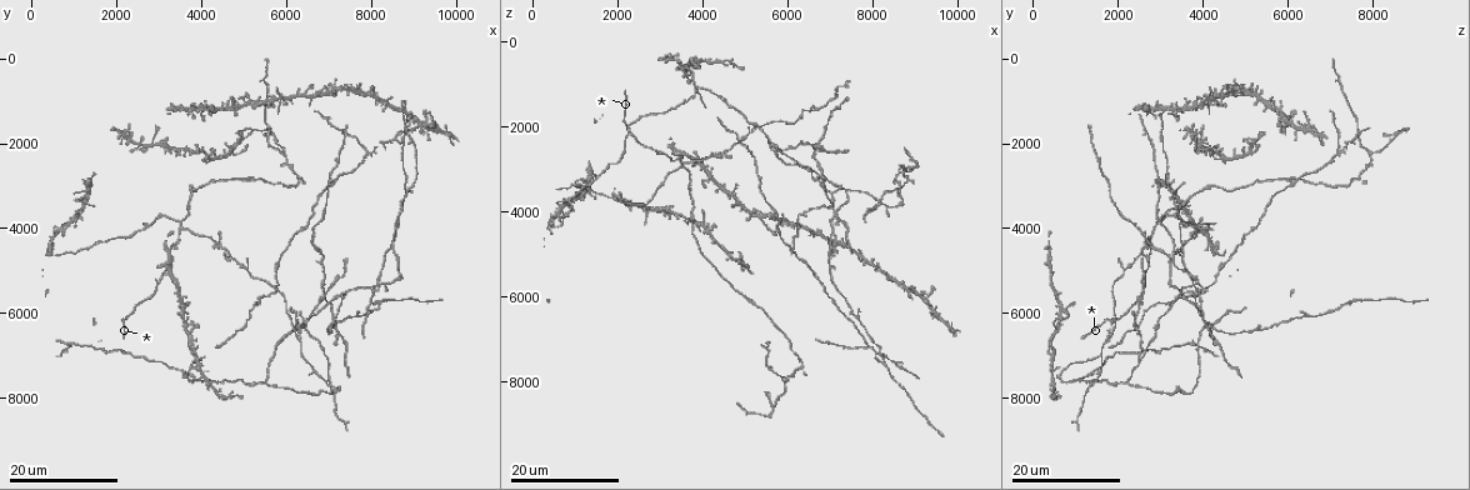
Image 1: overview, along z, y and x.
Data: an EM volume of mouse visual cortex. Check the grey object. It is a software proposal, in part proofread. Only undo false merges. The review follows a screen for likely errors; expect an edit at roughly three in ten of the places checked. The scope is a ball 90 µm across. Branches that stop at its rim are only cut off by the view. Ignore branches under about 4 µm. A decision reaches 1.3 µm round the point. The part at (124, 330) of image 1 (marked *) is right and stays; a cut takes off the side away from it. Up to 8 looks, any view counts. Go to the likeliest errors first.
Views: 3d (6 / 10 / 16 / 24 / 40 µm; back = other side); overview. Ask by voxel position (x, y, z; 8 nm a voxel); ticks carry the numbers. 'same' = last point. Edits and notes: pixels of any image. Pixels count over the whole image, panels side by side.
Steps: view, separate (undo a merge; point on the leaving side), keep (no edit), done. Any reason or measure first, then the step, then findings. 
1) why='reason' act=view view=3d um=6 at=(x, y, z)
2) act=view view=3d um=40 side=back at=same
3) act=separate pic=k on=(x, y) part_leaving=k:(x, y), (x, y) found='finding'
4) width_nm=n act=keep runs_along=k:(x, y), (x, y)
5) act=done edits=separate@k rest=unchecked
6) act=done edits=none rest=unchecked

why='small branch off a trunk' act=view view=3d um=24 at=(7350, 5450, 3500)

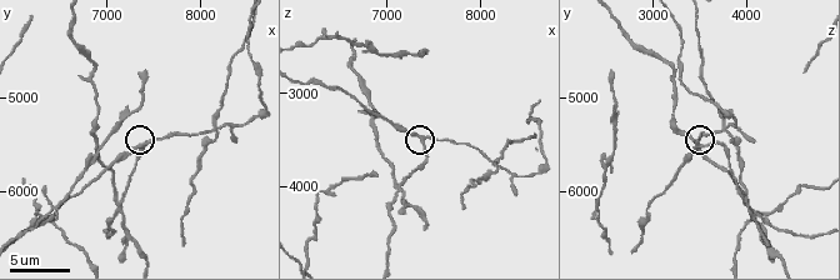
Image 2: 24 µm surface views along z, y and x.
act=view view=3d um=6 at=(7350, 5550, 3500)

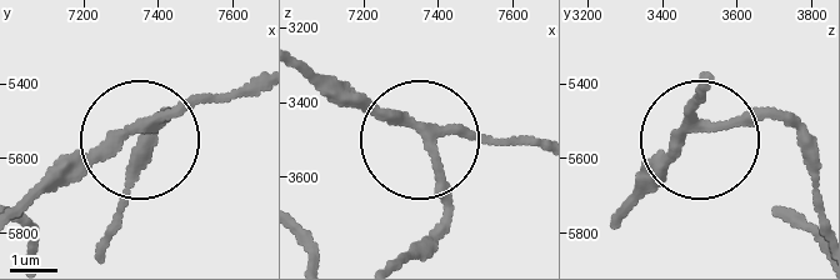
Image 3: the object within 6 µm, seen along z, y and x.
arms=3 act=keep runs_along=3:(308, 79), (426, 130), (530, 139) found='continuous, no second neuron'

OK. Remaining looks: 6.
why='three arms meet' act=view view=3d um=16 at=(5550, 7650, 2200)

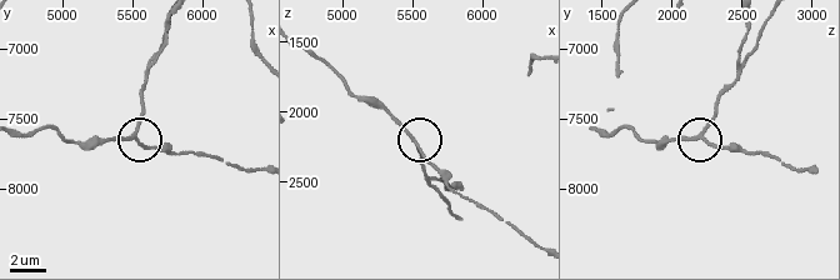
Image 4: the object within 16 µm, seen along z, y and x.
why='closer look' act=view view=3d um=6 at=(5520, 7640, 2200)

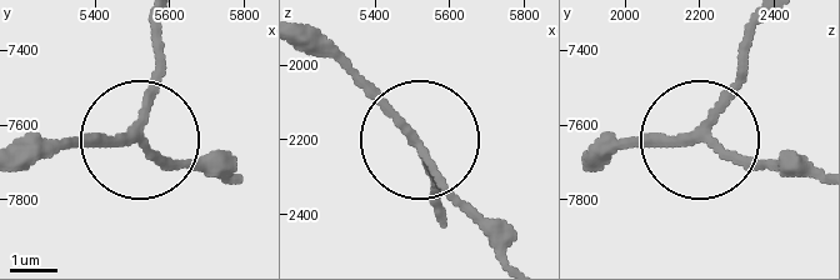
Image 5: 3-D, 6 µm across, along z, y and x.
act=view view=3d um=6 side=back at=(5520, 7640, 2220)

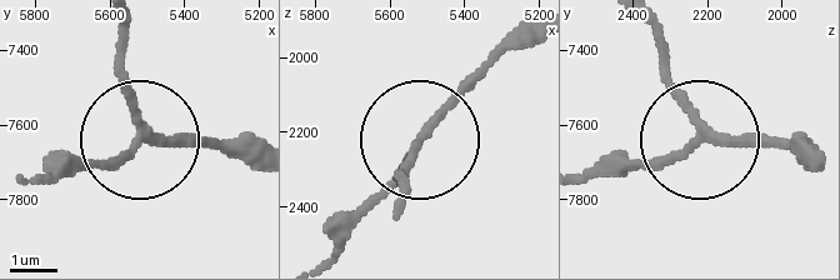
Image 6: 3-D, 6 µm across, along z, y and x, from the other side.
act=keep found='one neuron here'

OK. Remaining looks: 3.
why='arms part here' act=view view=3d um=16 at=(5650, 7100, 2550)

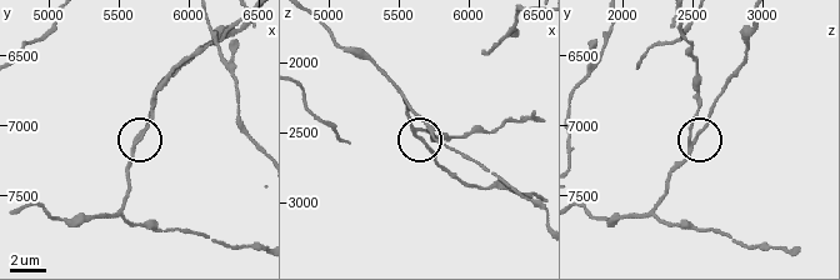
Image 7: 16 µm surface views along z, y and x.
act=view view=3d um=10 at=(5640, 7040, 2560)

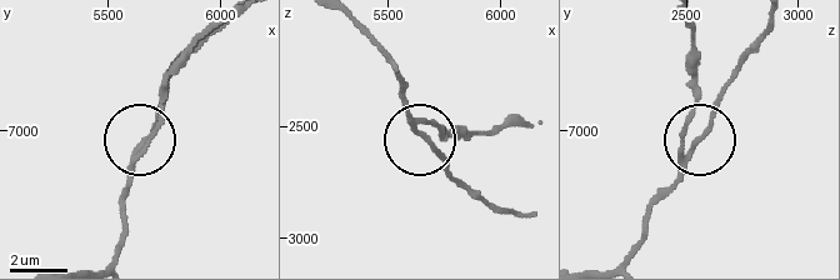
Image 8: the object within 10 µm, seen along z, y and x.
arms=3 act=separate pic=8 on=(156, 134) part_leaving=8:(133, 166), (159, 118), (164, 83), (226, 20) found='a second neuron is stuck on'

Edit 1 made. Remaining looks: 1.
why='two arms in line, one across' act=view view=3d um=10 at=(7150, 6200, 4050)

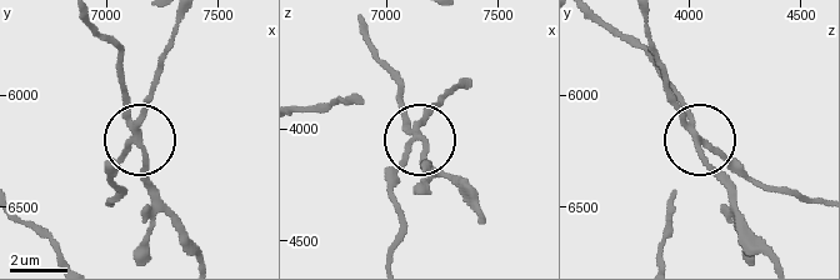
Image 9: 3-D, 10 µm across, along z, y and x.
side_arm_um=14 act=separate pic=9 on=(126, 93) part_leaving=9:(131, 131), (121, 55), (95, 26) found='a second neuron is stuck on'

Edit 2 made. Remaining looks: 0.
act=done edits=separate@8,separate@9 rest=unchecked

